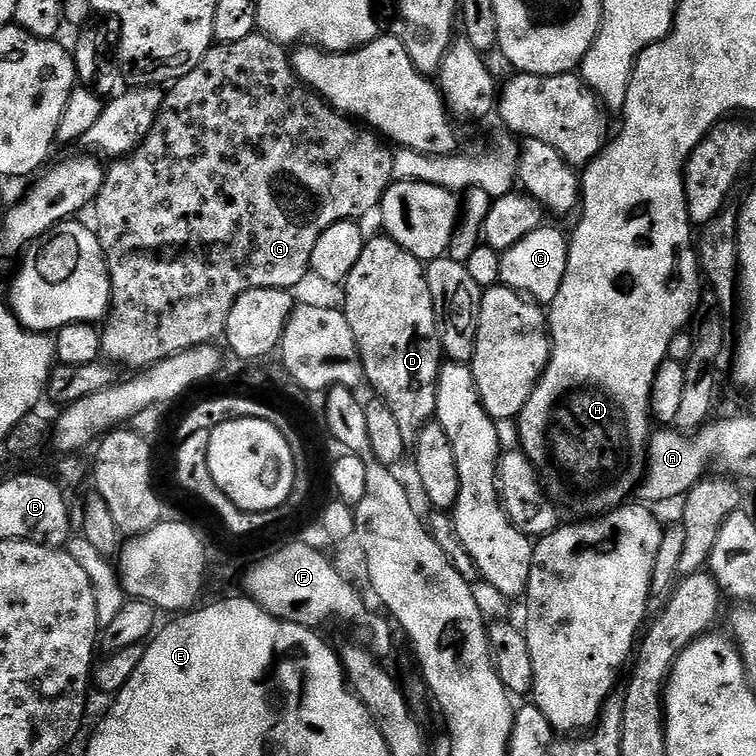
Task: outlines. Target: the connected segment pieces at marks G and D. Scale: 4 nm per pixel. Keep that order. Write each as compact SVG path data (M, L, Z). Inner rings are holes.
M253 34L242 38L242 42L216 44L204 55L202 62L198 62L198 66L183 73L173 84L176 85L164 92L164 104L144 141L131 152L113 159L112 165L107 165L104 185L94 201L94 231L108 260L108 273L112 279L112 302L102 324L100 350L113 365L130 364L140 370L176 352L221 339L234 302L246 290L295 289L295 284L302 283L304 275L309 275L314 246L325 230L340 220L360 218L371 208L372 211L379 209L385 190L394 180L389 145L373 129L339 112L324 97L312 91L297 76L285 45L277 44L269 36Z
M380 234L377 240L369 239L365 243L362 258L354 262L354 270L350 270L343 288L342 311L360 347L367 383L372 383L375 395L390 406L392 417L398 422L401 441L408 446L415 445L424 425L436 414L436 383L442 363L442 341L438 335L438 321L428 289L425 265L410 255L401 244Z

